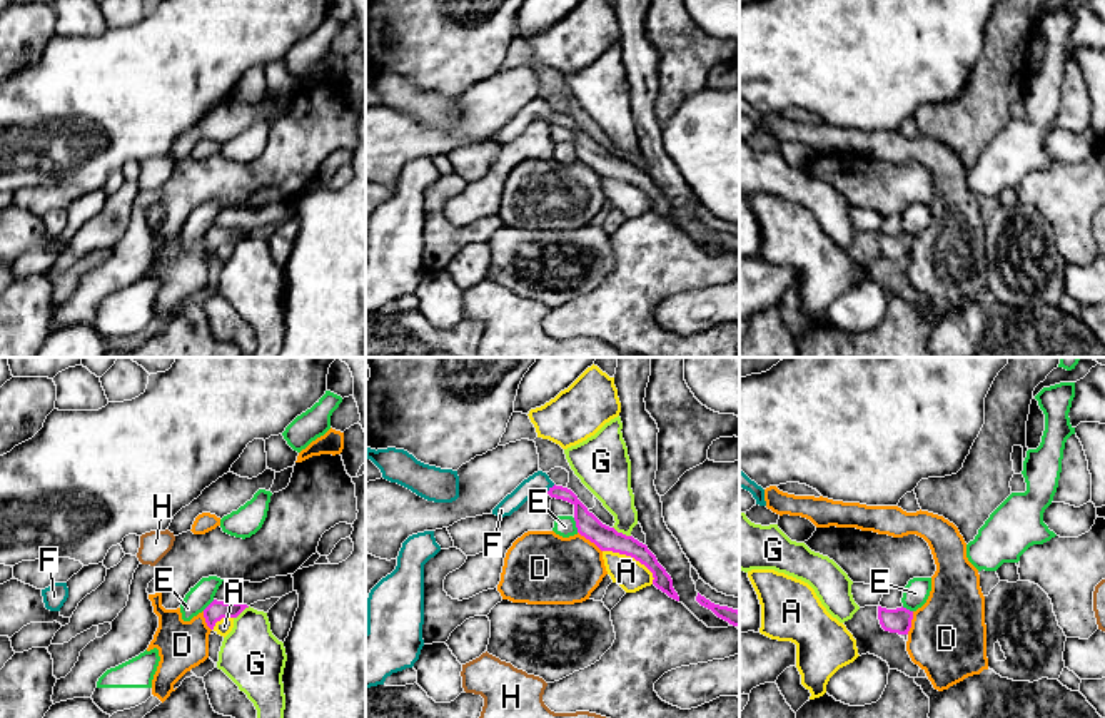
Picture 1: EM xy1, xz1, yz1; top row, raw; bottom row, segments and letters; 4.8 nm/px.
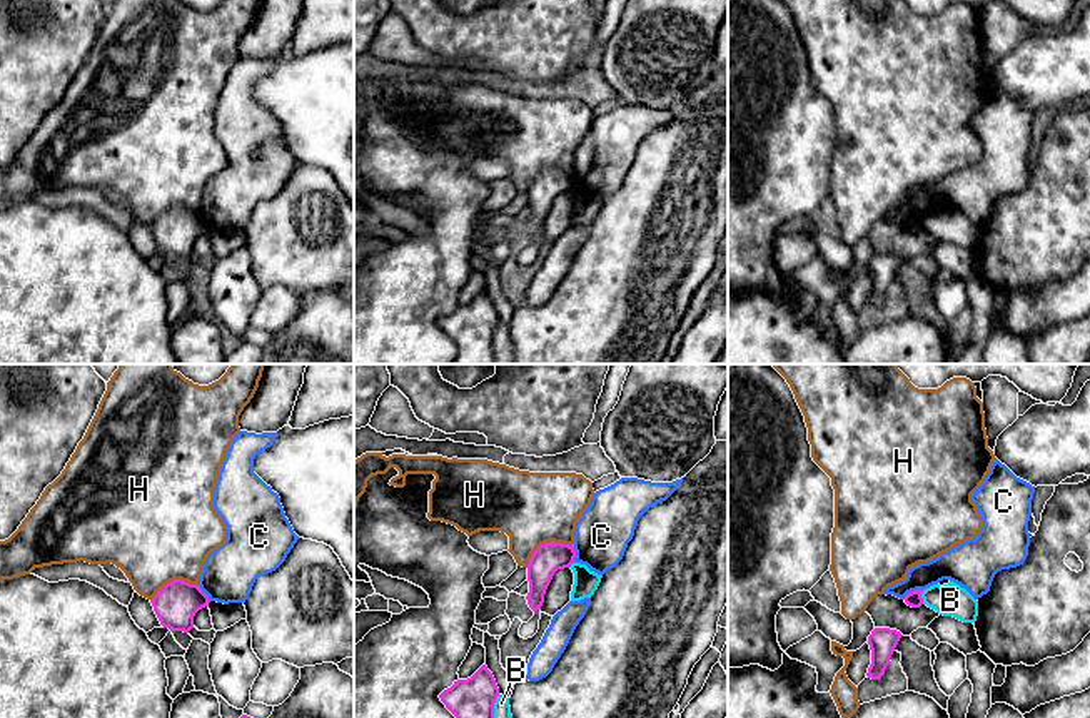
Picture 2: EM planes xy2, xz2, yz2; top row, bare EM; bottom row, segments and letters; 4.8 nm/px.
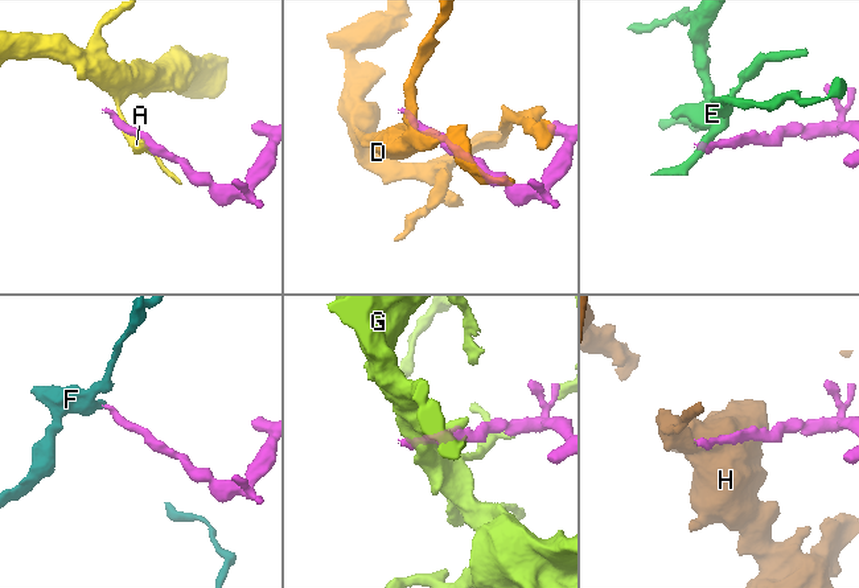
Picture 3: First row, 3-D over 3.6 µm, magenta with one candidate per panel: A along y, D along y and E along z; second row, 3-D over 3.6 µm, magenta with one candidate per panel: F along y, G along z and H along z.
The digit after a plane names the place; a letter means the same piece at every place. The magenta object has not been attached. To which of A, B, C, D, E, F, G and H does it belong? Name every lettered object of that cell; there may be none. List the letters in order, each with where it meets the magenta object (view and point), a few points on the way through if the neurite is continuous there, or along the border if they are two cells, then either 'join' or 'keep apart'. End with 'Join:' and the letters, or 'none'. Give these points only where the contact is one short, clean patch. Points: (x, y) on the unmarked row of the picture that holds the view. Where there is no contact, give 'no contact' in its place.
A: meets magenta in xz1 at (633, 182); keep apart
B: meets magenta in yz2 at (922, 224); keep apart
C: meets magenta in yz2 at (912, 217); border along yz2 (922, 216), (912, 216), (902, 224); keep apart
D: meets magenta in xz1 at (590, 166); border along xz1 (578, 157), (601, 177); keep apart
E: meets magenta in xz1 at (576, 151); border along xz1 (573, 144), (578, 157); keep apart
F: meets magenta in xz1 at (549, 114); runs through xz1 (586, 149), (568, 121), (549, 114), (539, 107); join
G: meets magenta in xz1 at (621, 159); keep apart
H: meets magenta in xz2 at (546, 169); keep apart
Join: F

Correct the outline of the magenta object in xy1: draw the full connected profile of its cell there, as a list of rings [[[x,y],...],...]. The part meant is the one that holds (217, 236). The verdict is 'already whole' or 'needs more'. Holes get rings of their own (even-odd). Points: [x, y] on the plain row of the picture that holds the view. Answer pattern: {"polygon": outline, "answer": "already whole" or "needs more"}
{"polygon": [[[214,225],[205,235],[204,235],[204,244],[205,249],[210,255],[214,255],[215,249],[220,247],[222,244],[237,244],[247,230],[242,229],[224,229]]], "answer": "already whole"}

